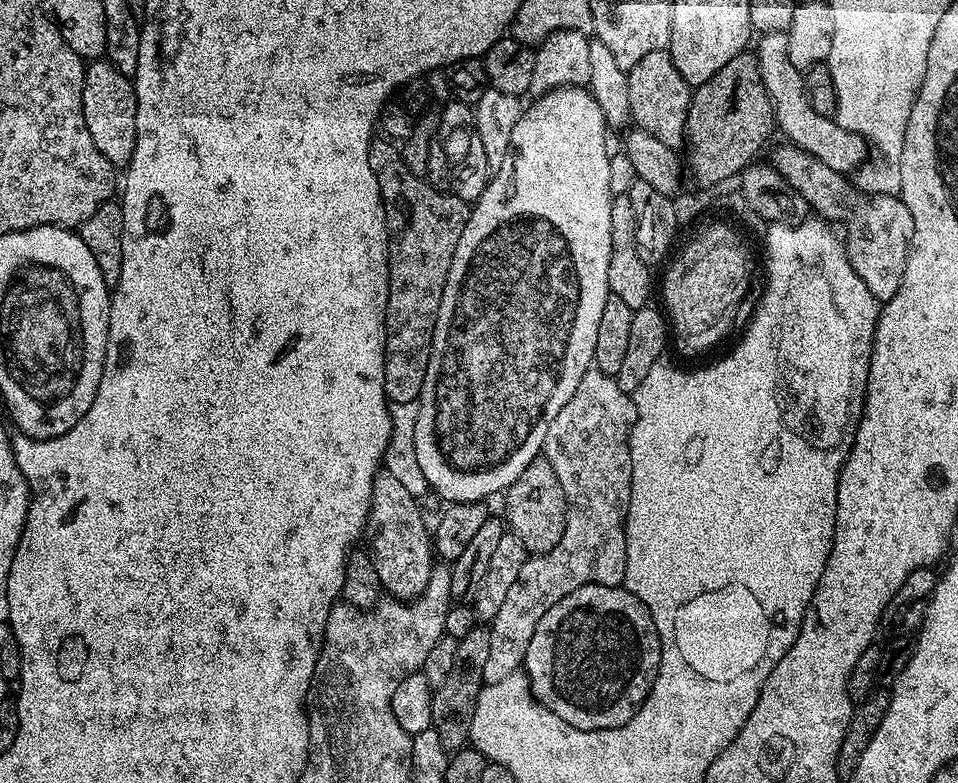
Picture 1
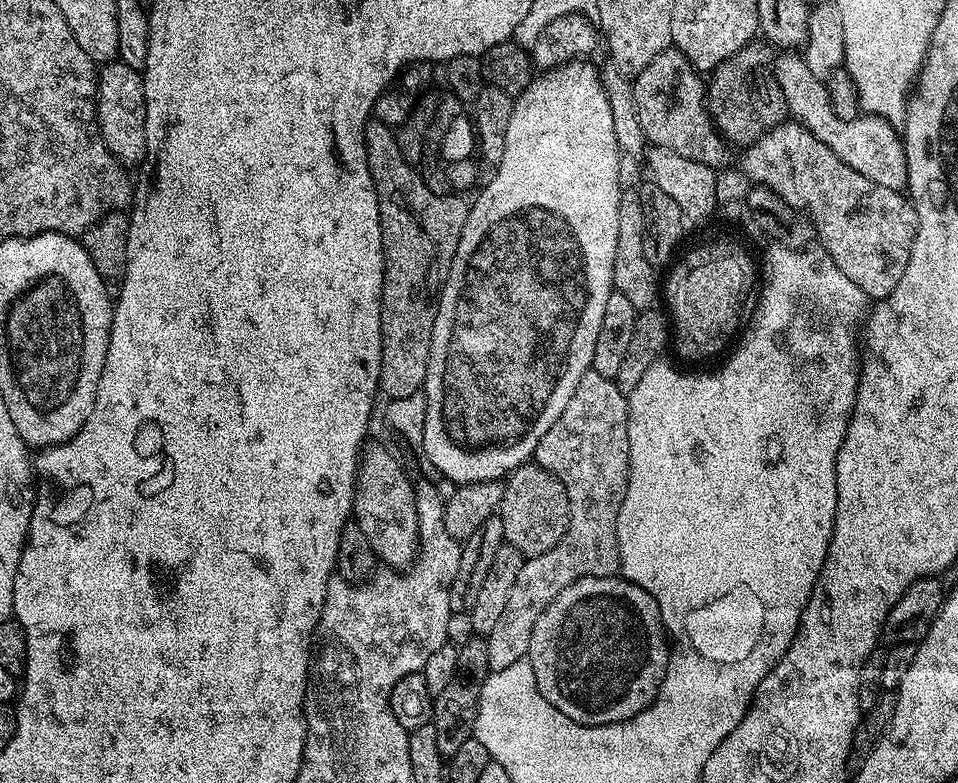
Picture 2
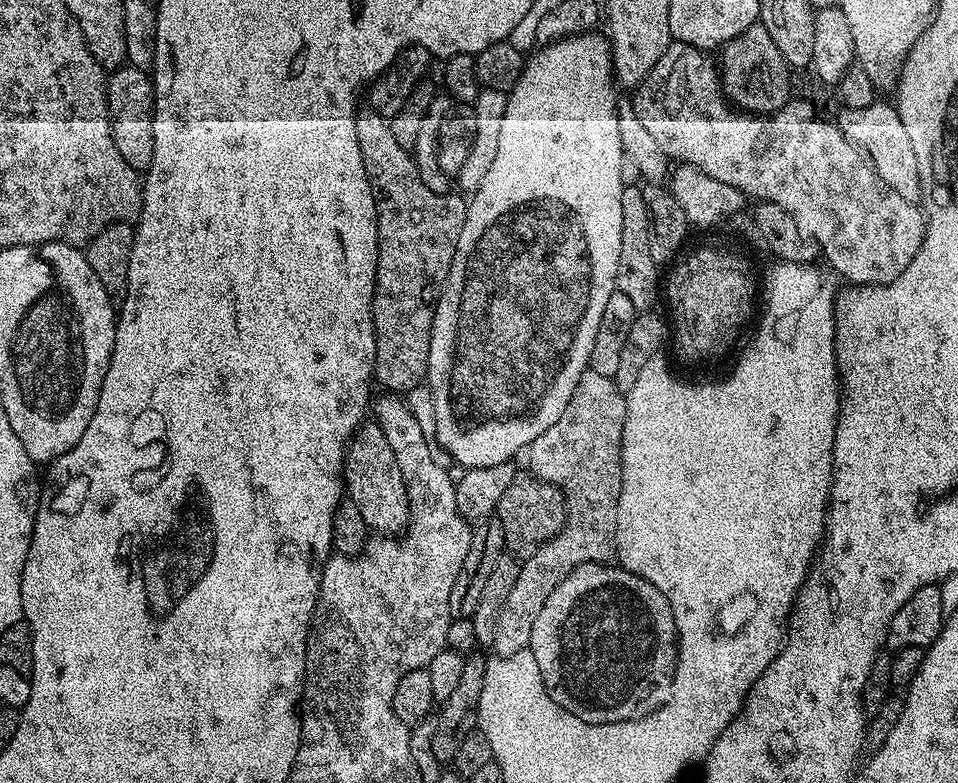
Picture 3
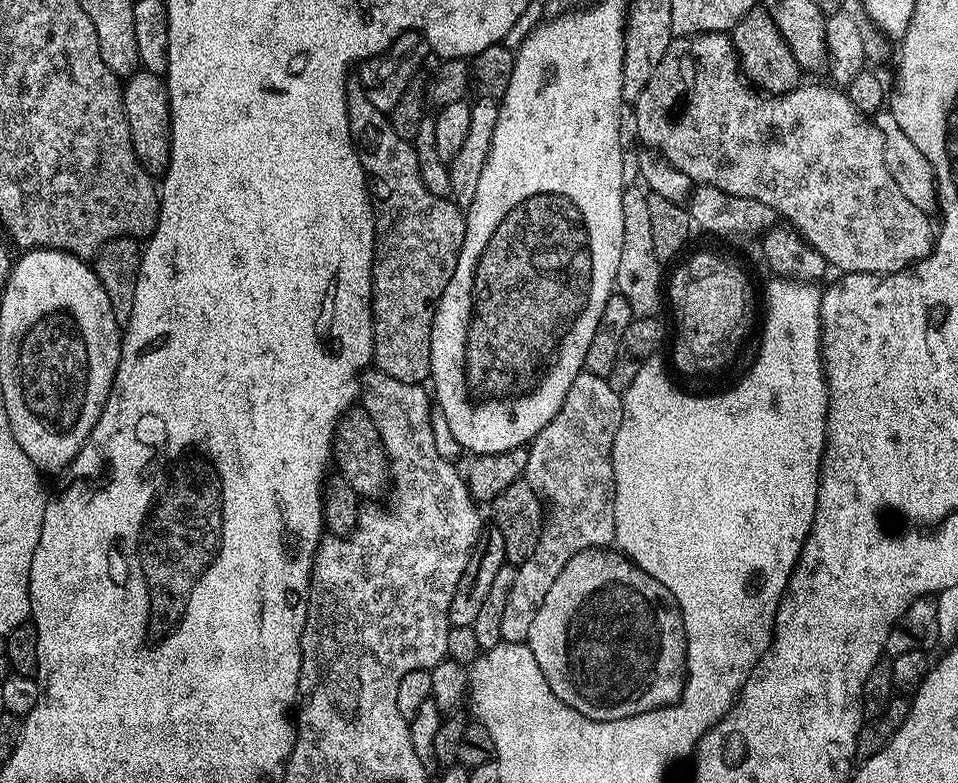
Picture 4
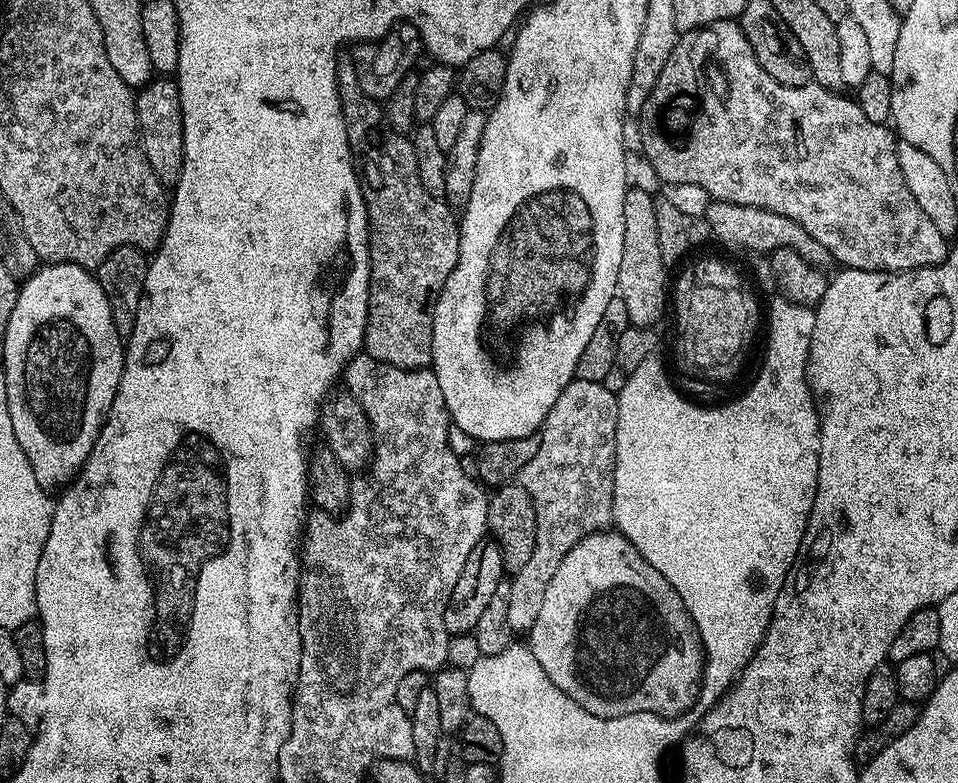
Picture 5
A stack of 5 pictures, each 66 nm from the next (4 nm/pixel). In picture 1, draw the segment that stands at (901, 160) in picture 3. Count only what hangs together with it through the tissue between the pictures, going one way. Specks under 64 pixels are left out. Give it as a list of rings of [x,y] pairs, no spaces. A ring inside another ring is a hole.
[[[766,32],[759,39],[755,41],[756,48],[754,44],[754,55],[766,86],[766,94],[770,94],[770,102],[774,106],[777,129],[781,133],[784,131],[783,139],[818,158],[830,166],[830,170],[841,174],[855,173],[866,159],[865,137],[857,132],[846,131],[835,119],[823,117],[814,110],[805,84],[805,73],[790,62],[787,32]]]

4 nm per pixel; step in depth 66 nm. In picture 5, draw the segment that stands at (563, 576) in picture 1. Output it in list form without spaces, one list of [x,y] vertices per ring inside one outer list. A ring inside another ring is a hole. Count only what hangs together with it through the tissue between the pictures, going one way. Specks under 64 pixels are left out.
[[[573,378],[562,390],[562,394],[558,394],[558,402],[554,402],[550,414],[544,419],[544,426],[538,433],[538,454],[520,470],[518,482],[526,494],[530,494],[530,502],[534,502],[536,541],[530,562],[526,562],[526,566],[515,572],[510,580],[510,606],[506,609],[506,622],[510,622],[513,633],[527,634],[532,631],[538,619],[538,609],[542,606],[542,598],[546,595],[546,586],[550,586],[550,578],[554,578],[562,558],[566,558],[566,554],[570,554],[570,550],[574,550],[582,538],[605,531],[613,523],[612,495],[618,430],[616,398],[617,393],[610,391],[604,383]]]

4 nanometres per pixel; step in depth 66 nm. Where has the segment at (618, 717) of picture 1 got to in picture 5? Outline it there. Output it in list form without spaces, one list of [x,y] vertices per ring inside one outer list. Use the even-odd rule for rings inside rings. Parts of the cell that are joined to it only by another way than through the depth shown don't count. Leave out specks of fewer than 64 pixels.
[[[615,530],[595,532],[582,538],[578,546],[574,546],[574,550],[570,550],[570,554],[562,558],[554,578],[550,578],[550,586],[546,586],[546,595],[542,598],[542,606],[538,609],[538,619],[535,620],[532,631],[527,633],[526,643],[531,648],[534,658],[542,662],[542,670],[546,670],[550,682],[554,682],[554,686],[558,686],[562,694],[574,698],[578,706],[602,718],[614,718],[639,712],[649,712],[659,716],[685,715],[689,711],[688,707],[697,703],[704,679],[704,647],[682,598],[678,598],[674,586],[670,586],[670,582],[666,582],[666,578],[662,578],[662,574],[658,574],[658,570],[654,570],[654,566],[646,562],[646,558],[642,558],[642,554],[638,554],[635,546],[621,532]]]

